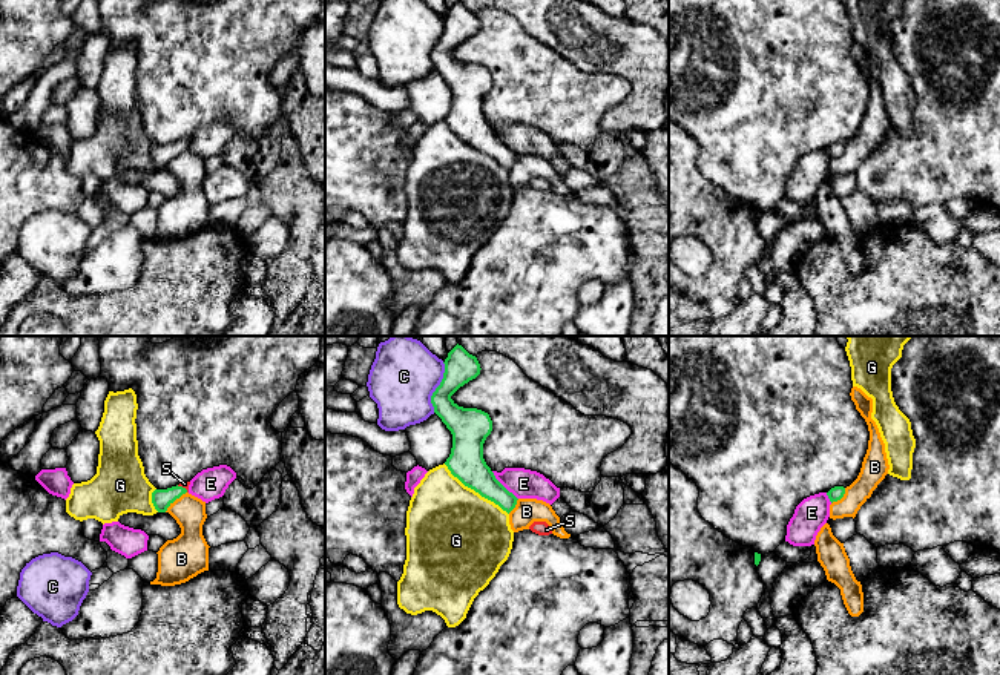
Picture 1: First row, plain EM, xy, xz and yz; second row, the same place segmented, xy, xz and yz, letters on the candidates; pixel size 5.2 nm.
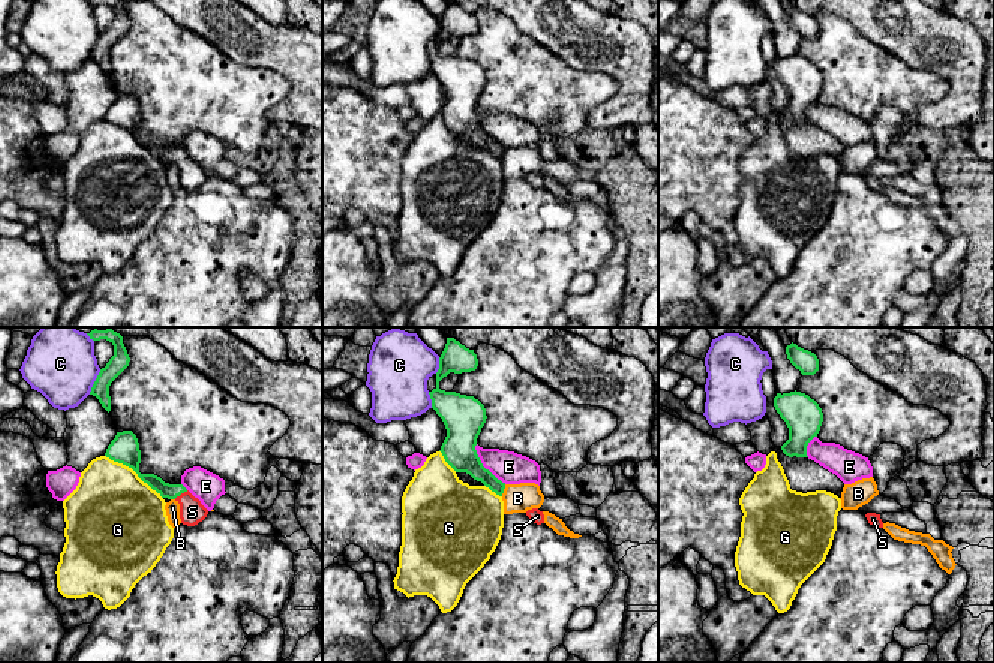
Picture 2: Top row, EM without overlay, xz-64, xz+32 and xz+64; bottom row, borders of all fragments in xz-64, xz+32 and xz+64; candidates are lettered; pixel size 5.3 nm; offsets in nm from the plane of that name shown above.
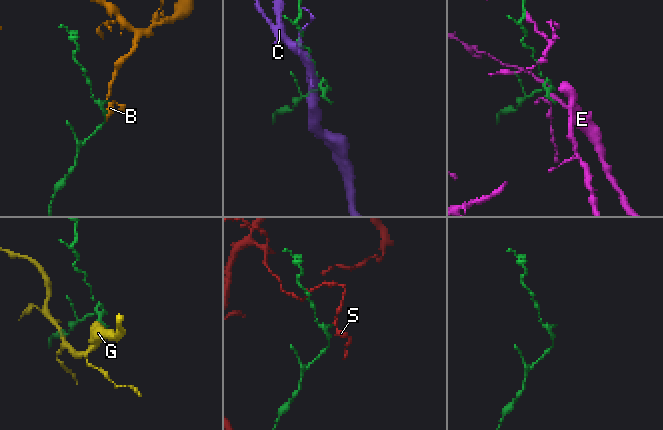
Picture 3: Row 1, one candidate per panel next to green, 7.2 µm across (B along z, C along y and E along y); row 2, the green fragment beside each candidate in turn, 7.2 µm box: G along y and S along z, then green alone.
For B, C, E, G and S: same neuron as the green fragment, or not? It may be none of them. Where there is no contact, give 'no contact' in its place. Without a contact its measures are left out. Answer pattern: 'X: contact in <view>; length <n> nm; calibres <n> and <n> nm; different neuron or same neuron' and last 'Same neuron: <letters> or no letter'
B: contact in xy; length 160 nm; calibres 110 and 170 nm; different neuron
C: contact in xz; length 280 nm; calibres 180 and 360 nm; different neuron
E: contact in xz; length 200 nm; calibres 190 and 160 nm; different neuron
G: contact in xz; length 440 nm; calibres 190 and 480 nm; different neuron
S: contact in xy; length 70 nm; calibres 110 and 30 nm; same neuron
Same neuron: S

